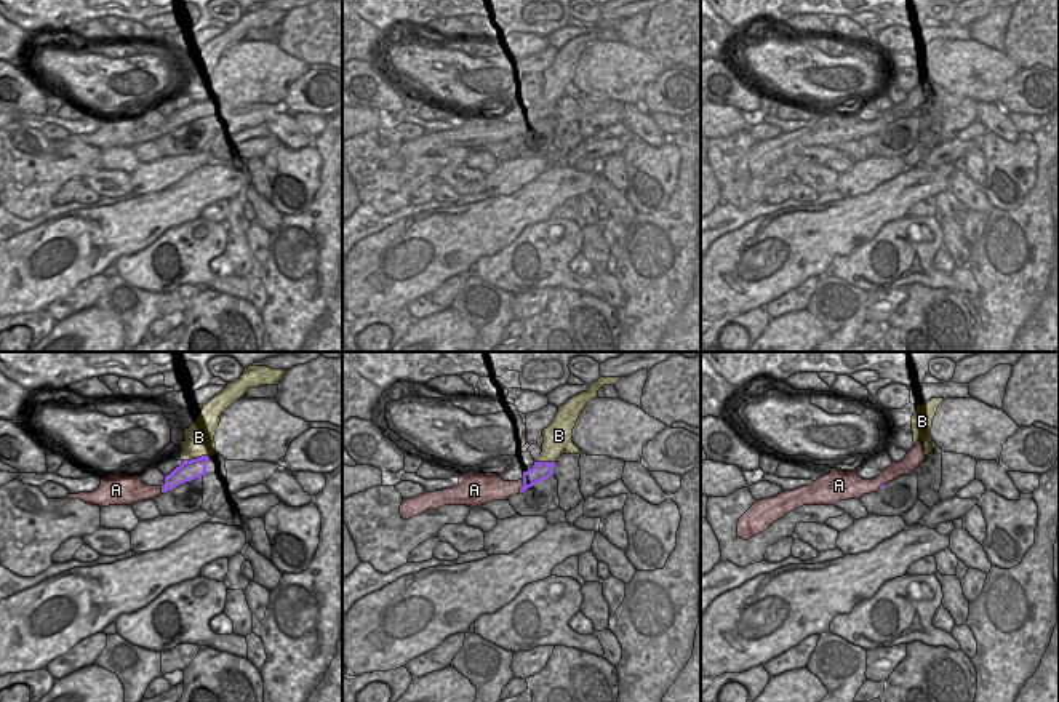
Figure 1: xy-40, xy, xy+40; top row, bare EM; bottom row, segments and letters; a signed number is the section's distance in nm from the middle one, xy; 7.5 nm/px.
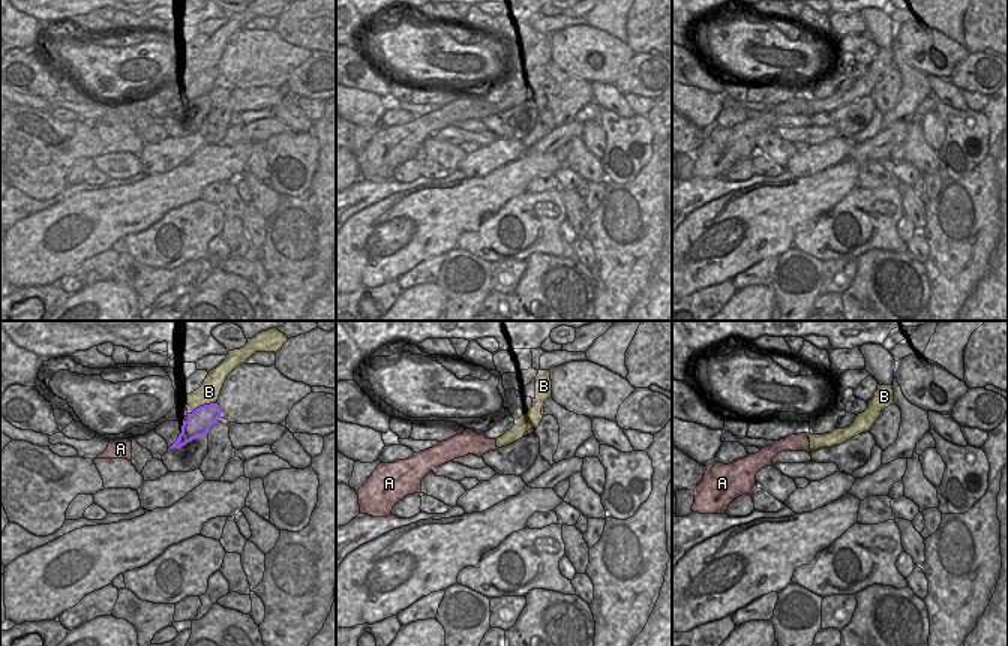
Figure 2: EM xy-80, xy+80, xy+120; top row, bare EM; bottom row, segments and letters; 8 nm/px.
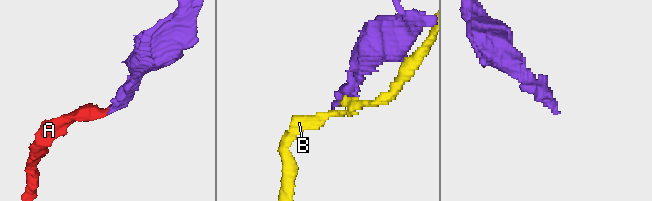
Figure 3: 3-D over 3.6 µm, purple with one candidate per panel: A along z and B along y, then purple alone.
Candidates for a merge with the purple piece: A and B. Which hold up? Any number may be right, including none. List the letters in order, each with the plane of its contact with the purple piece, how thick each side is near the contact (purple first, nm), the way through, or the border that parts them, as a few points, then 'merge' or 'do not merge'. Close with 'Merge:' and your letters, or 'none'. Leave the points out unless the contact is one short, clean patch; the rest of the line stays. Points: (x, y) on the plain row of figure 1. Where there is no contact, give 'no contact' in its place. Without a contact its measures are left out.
A: xy | 140/220 nm | across xy (541, 112), (522, 128), (490, 128) | merge
B: xy-40 | 150/220 nm | do not merge
Merge: A

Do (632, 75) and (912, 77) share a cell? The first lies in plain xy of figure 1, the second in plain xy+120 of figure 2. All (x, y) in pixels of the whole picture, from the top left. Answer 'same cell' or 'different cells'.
different cells

